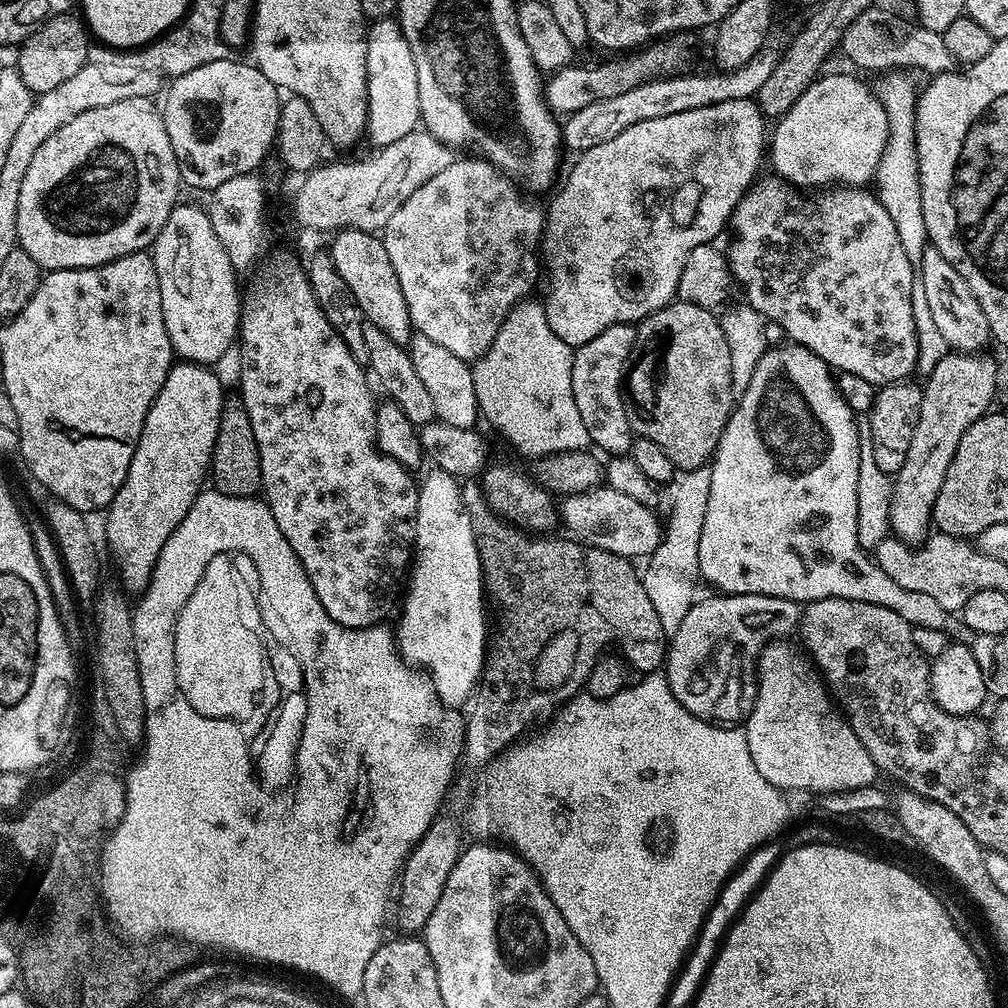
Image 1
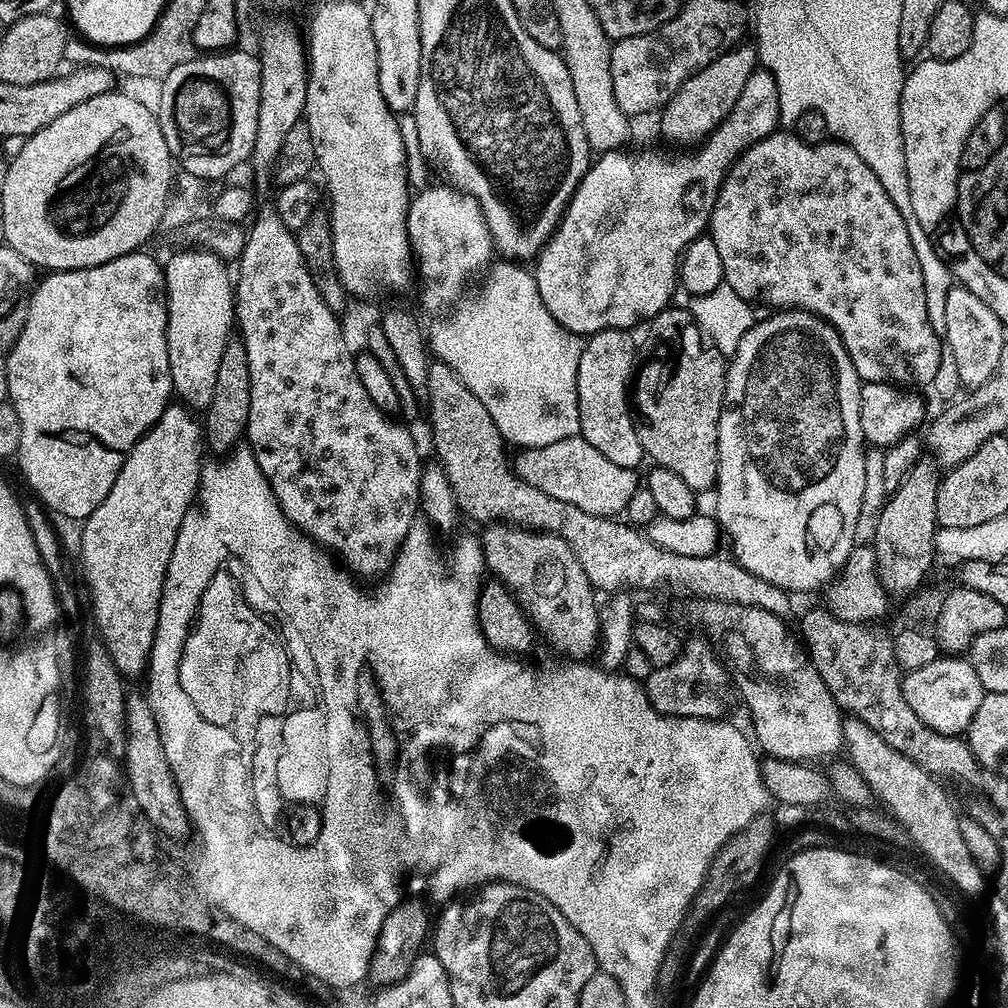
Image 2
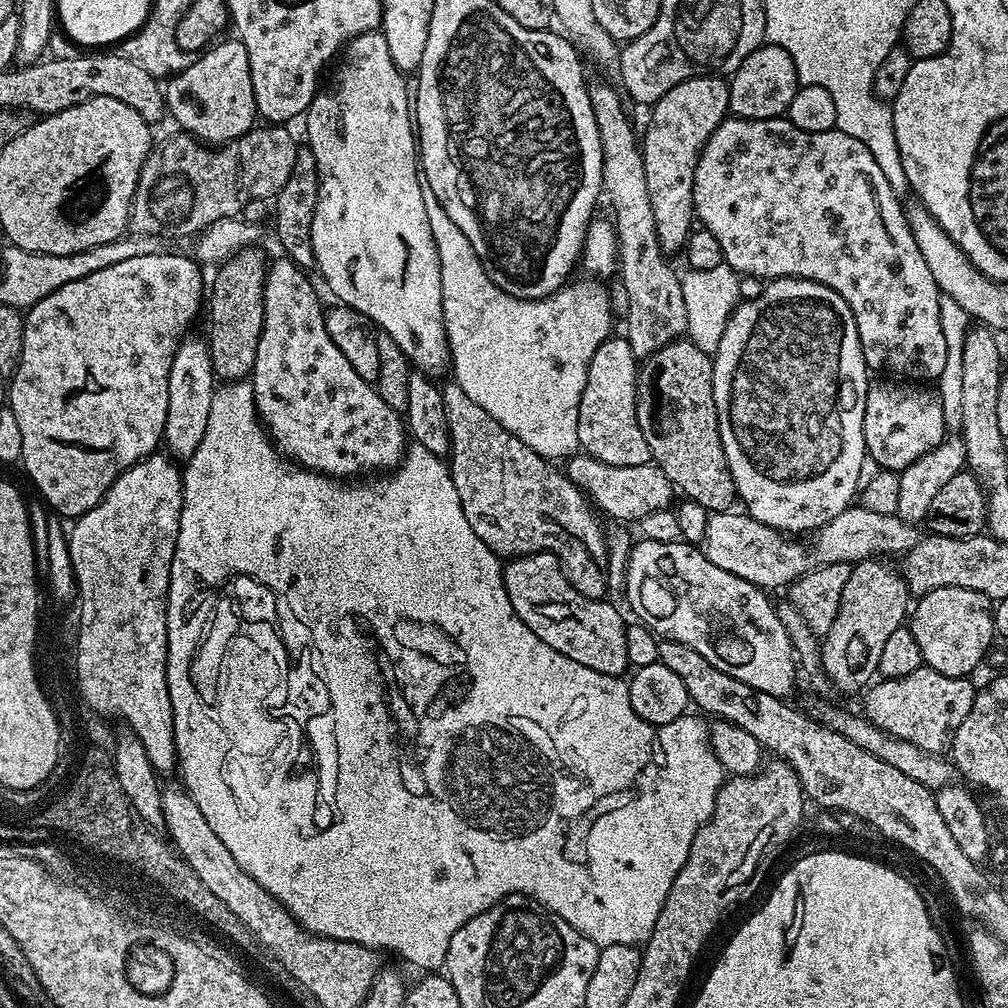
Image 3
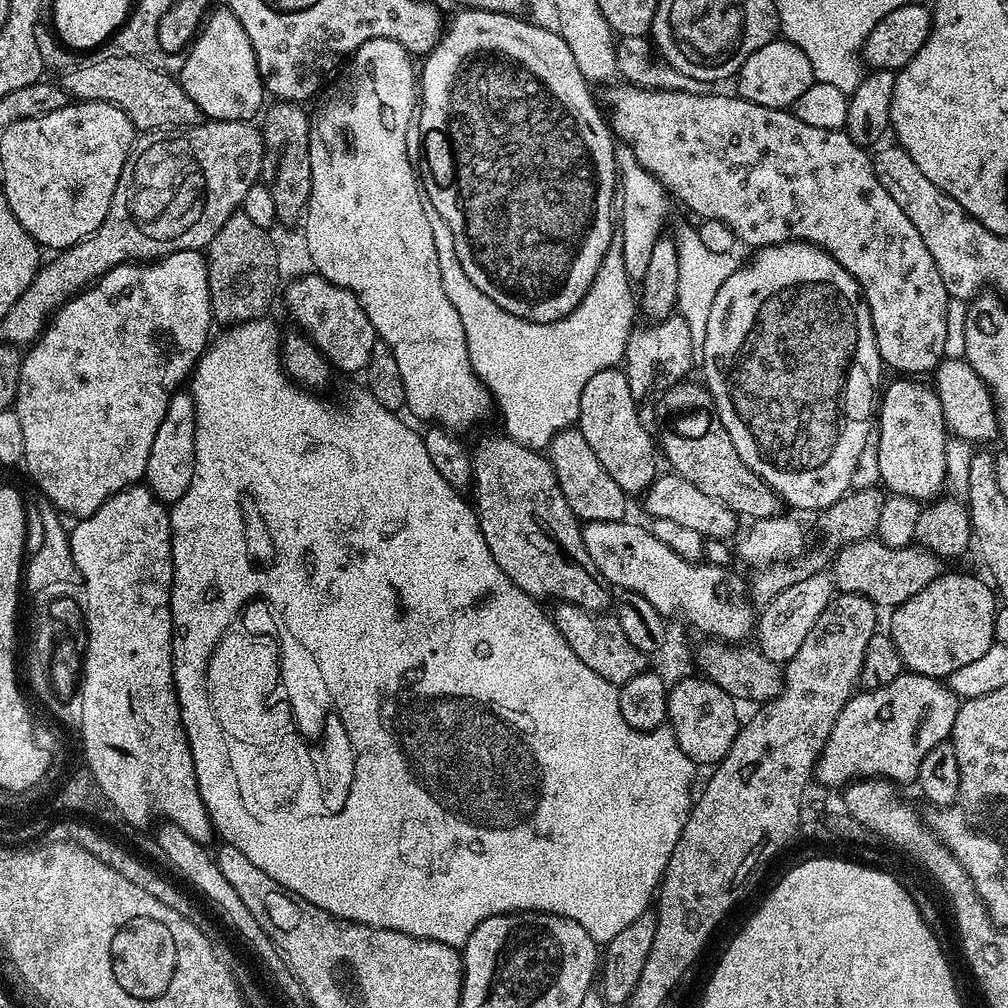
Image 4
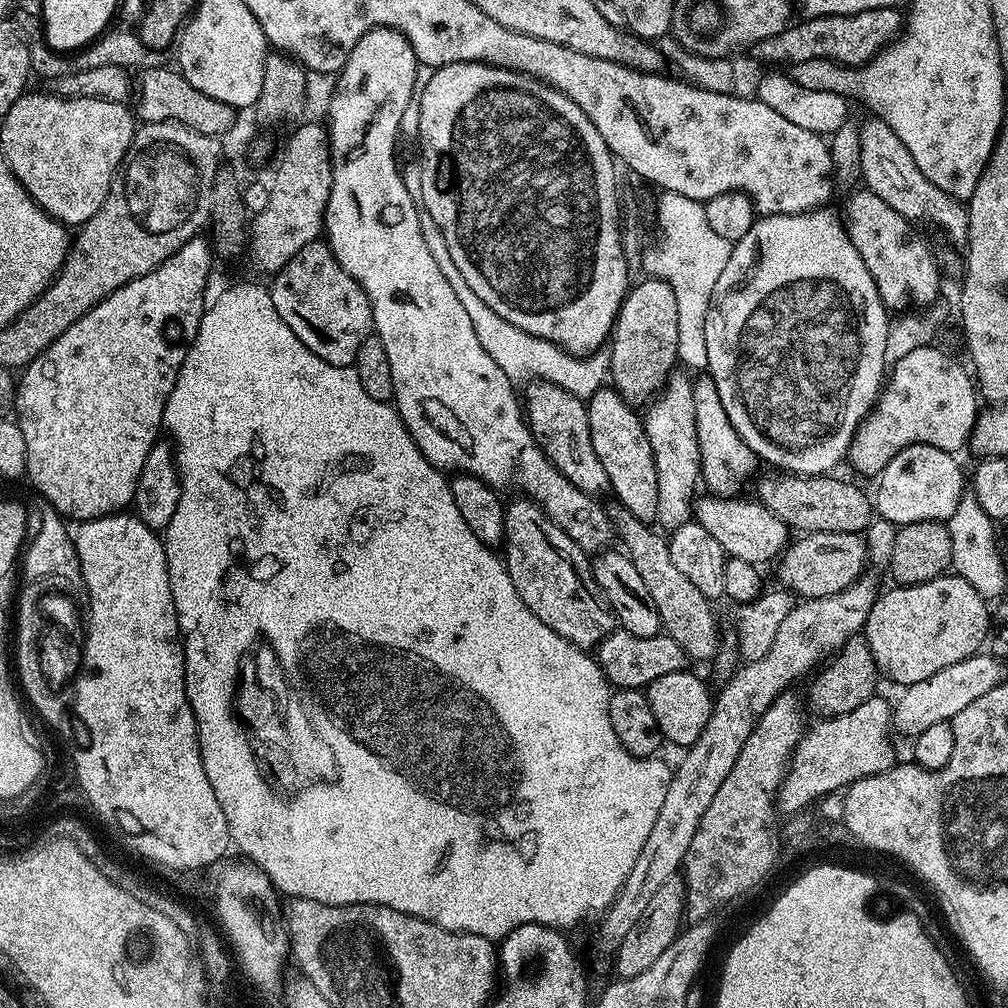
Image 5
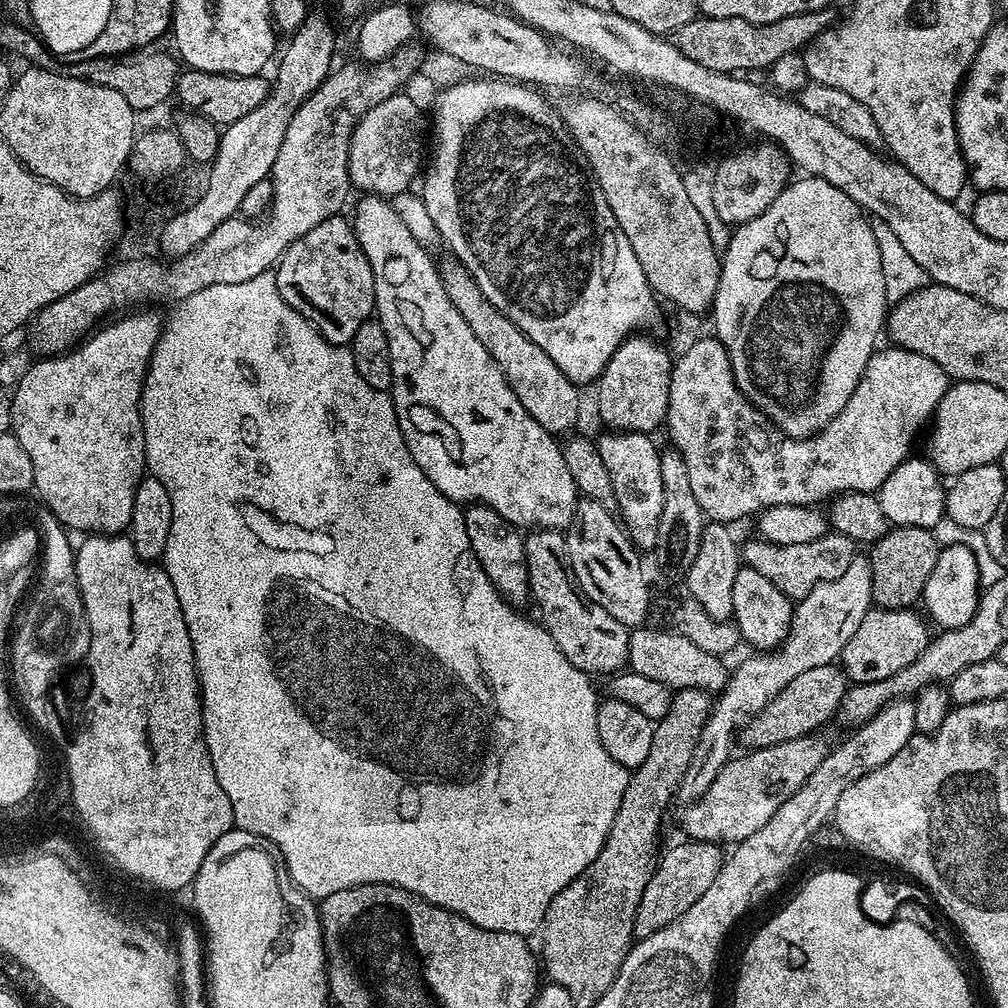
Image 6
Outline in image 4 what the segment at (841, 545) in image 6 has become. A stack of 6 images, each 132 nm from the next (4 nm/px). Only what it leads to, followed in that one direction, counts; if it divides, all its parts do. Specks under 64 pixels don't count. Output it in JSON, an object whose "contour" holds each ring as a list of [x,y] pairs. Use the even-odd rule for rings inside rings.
{"contour":[[[878,538],[843,545],[836,554],[836,560],[834,556],[834,563],[830,568],[835,587],[840,592],[866,597],[880,610],[894,609],[902,602],[914,598],[914,594],[930,586],[930,582],[934,582],[946,572],[945,561],[933,554],[930,549],[919,546],[898,548],[883,544]]]}

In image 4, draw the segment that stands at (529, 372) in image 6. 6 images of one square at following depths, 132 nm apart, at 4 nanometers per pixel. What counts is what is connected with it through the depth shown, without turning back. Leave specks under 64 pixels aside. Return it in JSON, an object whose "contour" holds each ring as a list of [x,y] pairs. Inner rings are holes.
{"contour":[[[569,426],[560,431],[550,442],[548,447],[548,457],[558,478],[558,484],[562,487],[563,497],[566,498],[567,505],[570,506],[571,512],[582,522],[590,521],[618,521],[627,517],[628,496],[614,478],[606,473],[606,468],[598,462],[597,454],[593,447],[590,446],[586,438],[583,438],[577,427]]]}

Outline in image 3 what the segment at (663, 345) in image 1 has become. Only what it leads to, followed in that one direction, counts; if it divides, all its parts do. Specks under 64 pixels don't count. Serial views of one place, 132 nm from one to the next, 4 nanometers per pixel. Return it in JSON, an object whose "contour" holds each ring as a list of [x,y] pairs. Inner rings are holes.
{"contour":[[[681,338],[662,346],[662,350],[647,357],[639,365],[636,374],[638,426],[642,426],[642,434],[646,438],[646,446],[650,446],[654,463],[664,471],[666,478],[670,478],[677,493],[684,492],[680,494],[698,502],[709,514],[729,511],[738,500],[716,417],[712,389],[712,361],[713,357],[702,351],[693,340]]]}

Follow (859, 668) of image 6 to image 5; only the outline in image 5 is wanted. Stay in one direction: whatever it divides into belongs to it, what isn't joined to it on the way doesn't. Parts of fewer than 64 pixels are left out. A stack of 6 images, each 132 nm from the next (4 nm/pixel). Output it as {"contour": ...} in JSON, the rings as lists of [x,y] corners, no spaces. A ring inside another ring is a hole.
{"contour":[[[945,574],[925,584],[892,586],[889,592],[881,591],[862,629],[870,646],[870,654],[874,654],[879,675],[889,676],[899,686],[907,686],[930,678],[930,674],[938,674],[938,670],[946,666],[954,666],[954,662],[962,662],[977,655],[985,647],[990,635],[987,606],[978,591],[955,574]]]}

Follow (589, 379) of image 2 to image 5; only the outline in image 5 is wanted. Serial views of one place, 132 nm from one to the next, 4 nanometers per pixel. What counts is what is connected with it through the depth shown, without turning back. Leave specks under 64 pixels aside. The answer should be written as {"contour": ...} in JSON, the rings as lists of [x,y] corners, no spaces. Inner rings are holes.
{"contour":[[[611,386],[599,388],[594,395],[587,397],[586,403],[594,451],[609,475],[611,494],[616,495],[613,497],[626,506],[634,518],[655,521],[658,514],[658,474],[654,470],[654,454],[650,450],[650,441],[646,439],[641,413],[626,403]]]}

